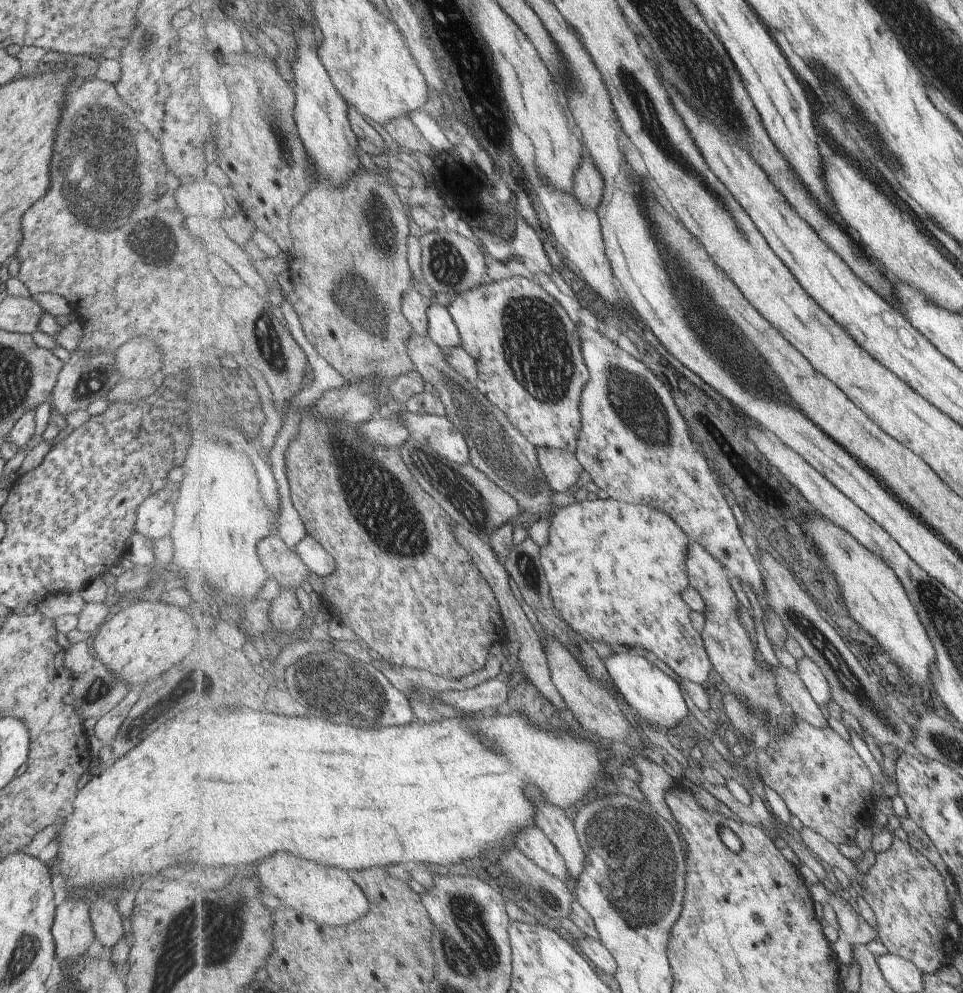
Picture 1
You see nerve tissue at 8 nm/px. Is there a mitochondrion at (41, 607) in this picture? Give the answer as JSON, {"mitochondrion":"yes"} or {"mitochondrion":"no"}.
{"mitochondrion":"no"}

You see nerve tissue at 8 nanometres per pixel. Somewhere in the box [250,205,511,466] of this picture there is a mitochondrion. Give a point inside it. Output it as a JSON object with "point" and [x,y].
{"point":[352,296]}

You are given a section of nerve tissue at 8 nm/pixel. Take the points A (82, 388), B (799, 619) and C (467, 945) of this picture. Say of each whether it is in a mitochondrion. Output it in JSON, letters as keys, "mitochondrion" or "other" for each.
{"A":"mitochondrion","B":"mitochondrion","C":"mitochondrion"}

